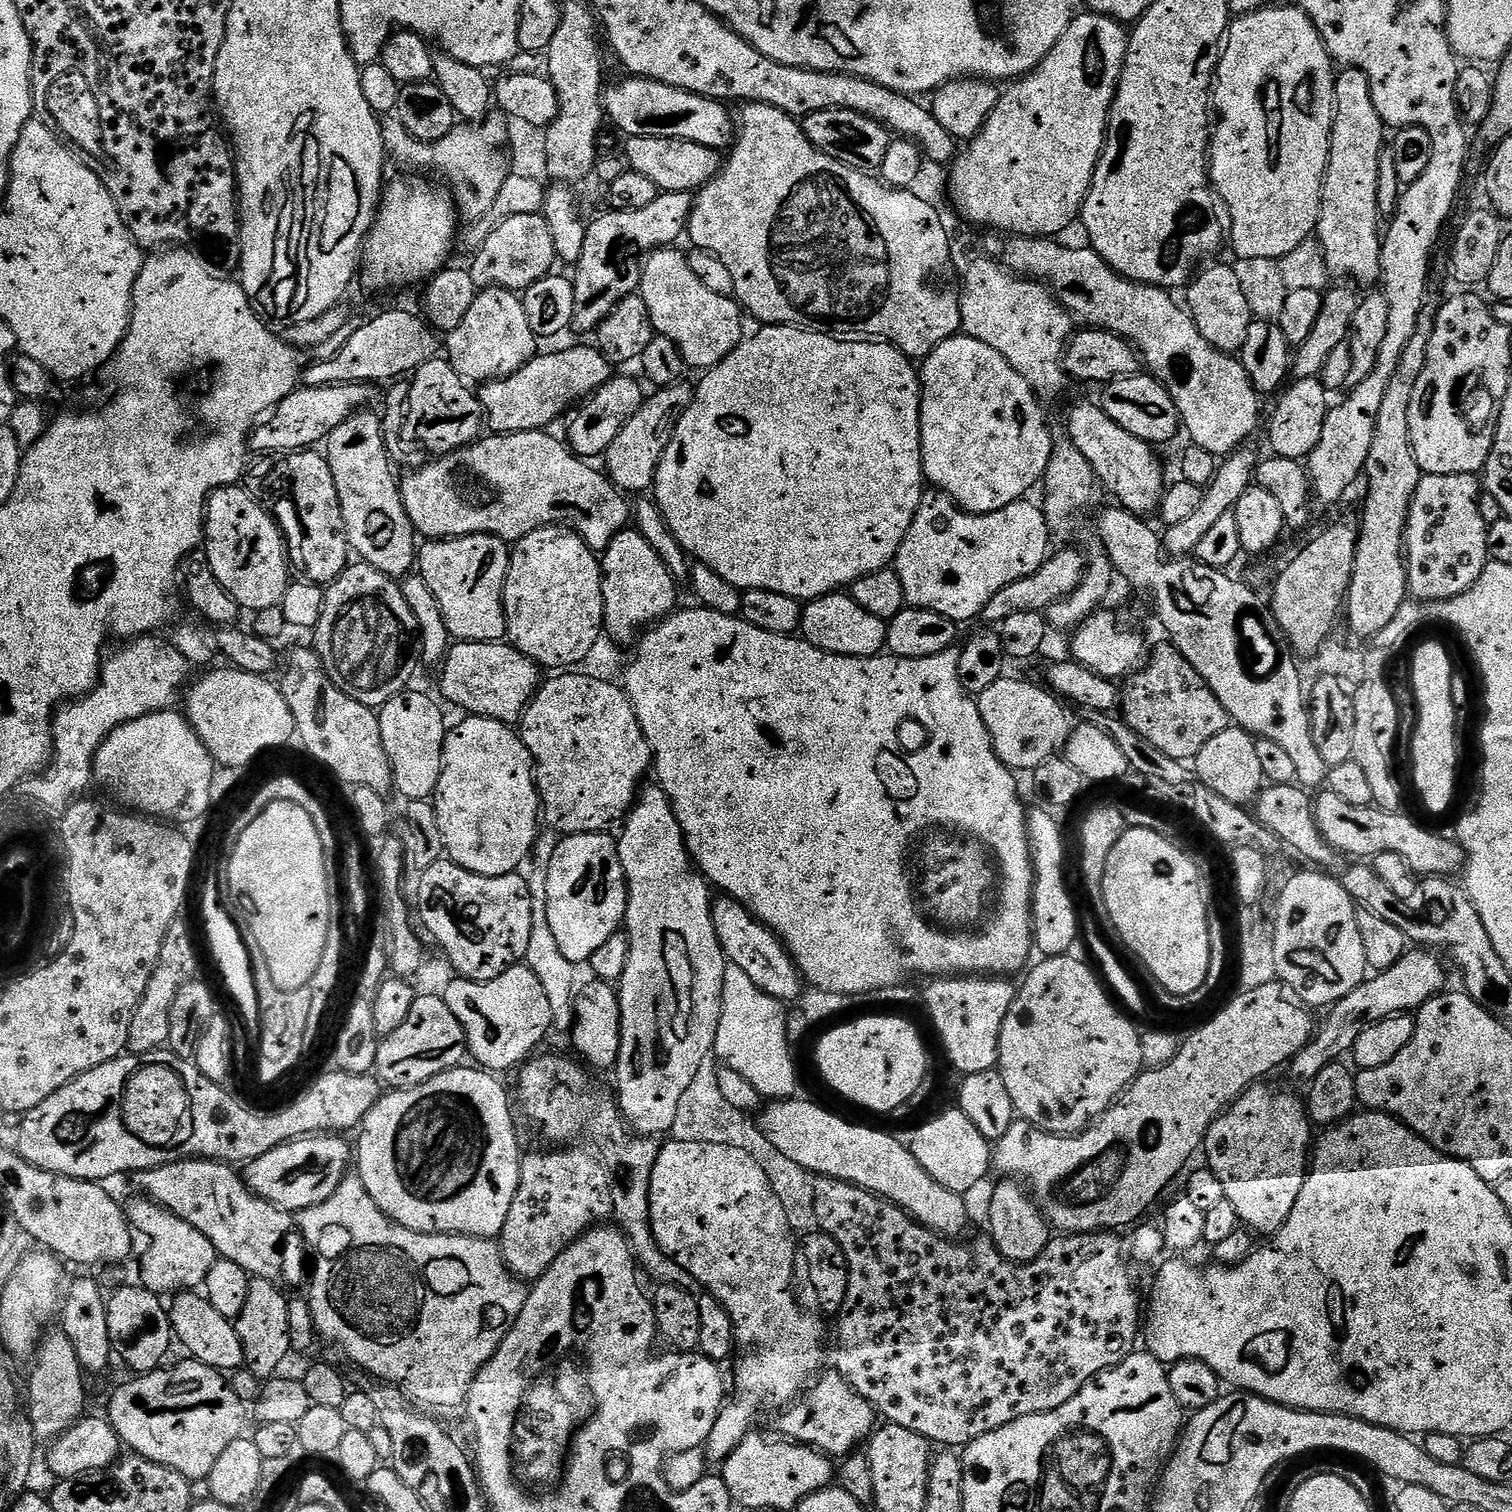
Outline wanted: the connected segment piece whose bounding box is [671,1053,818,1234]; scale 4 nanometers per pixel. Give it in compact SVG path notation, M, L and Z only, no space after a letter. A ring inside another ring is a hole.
M715 1053L702 1058L698 1073L689 1089L678 1102L678 1115L672 1127L673 1139L682 1142L706 1142L710 1145L734 1145L736 1149L746 1150L758 1166L766 1170L770 1184L782 1202L786 1218L792 1230L798 1234L815 1231L818 1226L816 1210L816 1180L813 1173L787 1158L769 1139L762 1134L759 1123L728 1103L720 1093L718 1085L720 1064Z

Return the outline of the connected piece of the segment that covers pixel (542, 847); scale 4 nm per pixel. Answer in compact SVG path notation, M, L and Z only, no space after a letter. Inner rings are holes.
M544 830L539 833L534 849L534 861L540 868L532 873L527 873L526 879L530 898L532 899L532 929L530 930L530 946L526 950L524 960L528 968L538 974L538 982L542 982L542 988L546 990L546 998L550 1001L550 1014L552 1015L552 1027L558 1033L571 1033L573 1024L576 1023L576 997L578 995L578 983L576 984L577 965L571 964L558 950L558 942L550 931L550 918L546 914L546 878L550 858L554 858L554 850L558 843L557 833Z

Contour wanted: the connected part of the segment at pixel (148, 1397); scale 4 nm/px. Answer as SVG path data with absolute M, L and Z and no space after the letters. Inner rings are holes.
M195 1358L187 1359L181 1364L174 1365L172 1372L157 1370L132 1378L136 1380L122 1385L113 1394L106 1412L114 1430L120 1436L121 1445L127 1446L129 1451L137 1456L144 1456L150 1462L158 1462L162 1466L178 1470L191 1482L208 1477L210 1470L214 1470L214 1462L218 1462L222 1450L226 1450L230 1442L239 1440L245 1435L244 1408L246 1404L231 1388L225 1373L206 1366Z

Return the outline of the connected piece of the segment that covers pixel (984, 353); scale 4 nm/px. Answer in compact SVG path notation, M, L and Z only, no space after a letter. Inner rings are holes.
M951 336L923 357L918 375L924 478L933 489L946 493L965 512L981 516L1025 499L1029 495L1027 492L1043 481L1054 447L1048 420L1032 387L994 346L978 342L973 336Z

